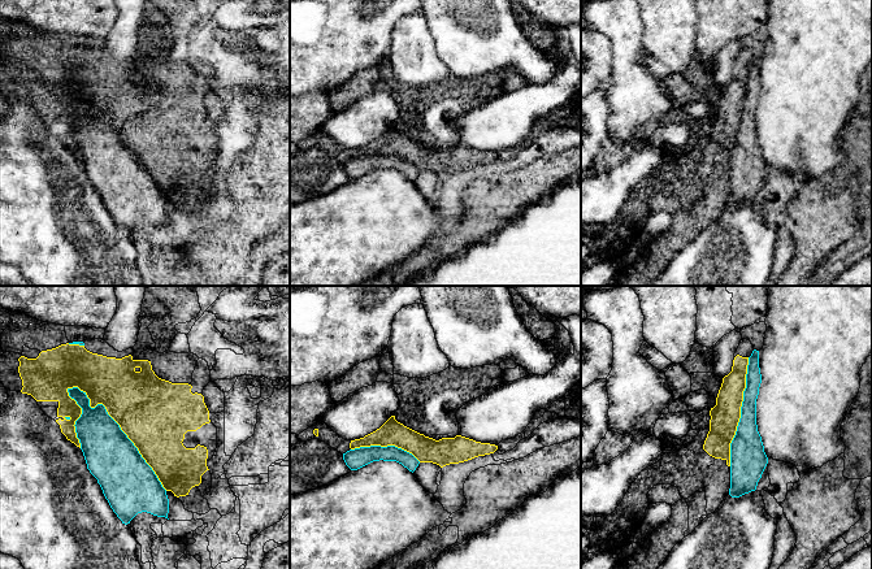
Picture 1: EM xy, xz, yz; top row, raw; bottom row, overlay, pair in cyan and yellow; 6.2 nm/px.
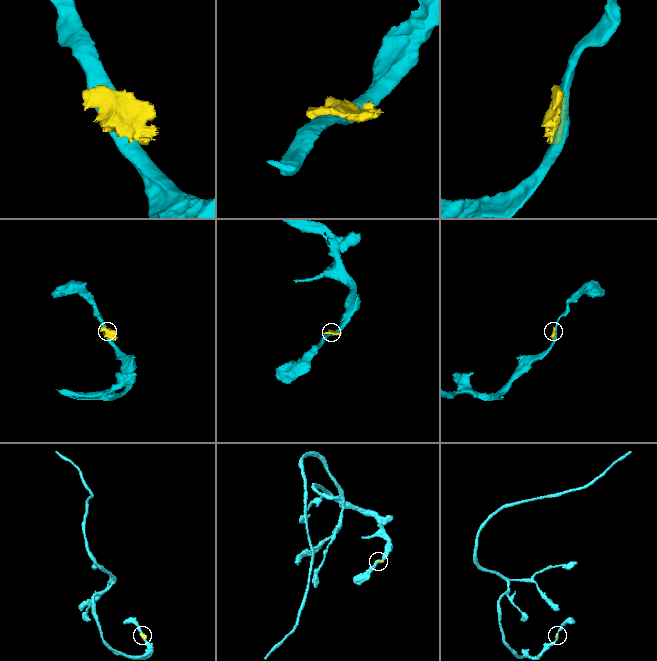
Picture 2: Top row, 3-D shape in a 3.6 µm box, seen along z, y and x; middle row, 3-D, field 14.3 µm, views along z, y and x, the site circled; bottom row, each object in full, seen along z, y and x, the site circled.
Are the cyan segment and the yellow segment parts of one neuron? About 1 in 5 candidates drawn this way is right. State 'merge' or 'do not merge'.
do not merge

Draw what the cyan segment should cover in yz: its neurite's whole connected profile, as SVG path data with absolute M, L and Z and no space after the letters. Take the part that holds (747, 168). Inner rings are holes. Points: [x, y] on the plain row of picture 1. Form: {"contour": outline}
{"contour": "M754 58L749 66L741 127L730 152L729 204L732 207L755 200L768 173L756 134L756 108L760 92L759 60Z"}

